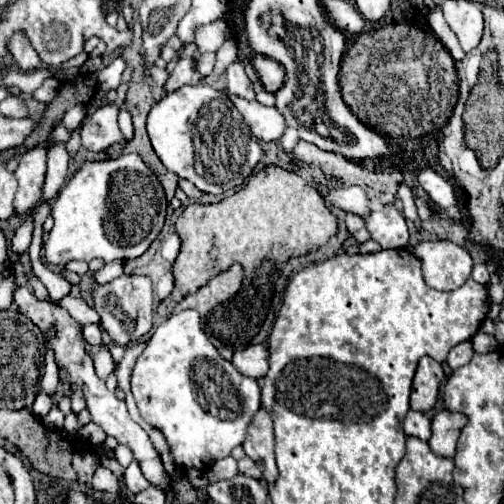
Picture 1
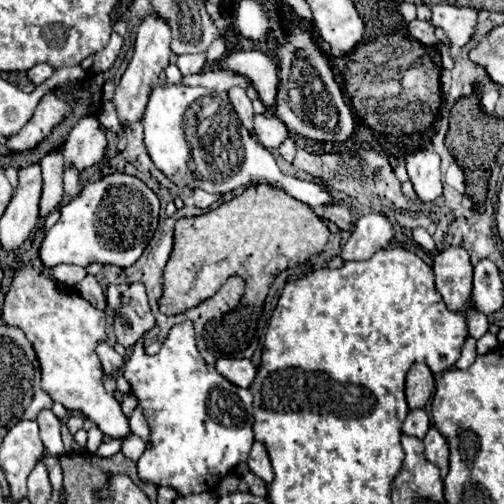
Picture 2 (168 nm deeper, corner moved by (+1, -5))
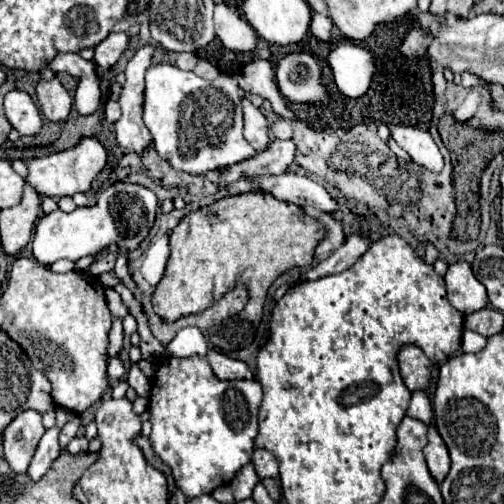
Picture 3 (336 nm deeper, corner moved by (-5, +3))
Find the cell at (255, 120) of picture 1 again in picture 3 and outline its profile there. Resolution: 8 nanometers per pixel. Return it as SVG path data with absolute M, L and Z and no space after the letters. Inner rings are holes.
M277 118L273 124L271 124L271 132L275 138L281 138L281 140L287 140L291 138L291 124L283 118Z

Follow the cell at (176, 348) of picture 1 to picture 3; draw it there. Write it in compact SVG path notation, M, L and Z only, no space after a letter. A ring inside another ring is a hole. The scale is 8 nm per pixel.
M167 356L157 364L149 394L149 422L153 424L149 440L153 452L171 468L175 484L187 498L211 494L221 484L229 484L237 470L251 460L261 398L261 384L257 380L219 380L203 356Z

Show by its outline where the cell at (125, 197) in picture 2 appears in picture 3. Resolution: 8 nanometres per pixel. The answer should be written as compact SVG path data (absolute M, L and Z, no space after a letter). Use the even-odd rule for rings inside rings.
M115 182L97 192L97 202L89 208L75 208L73 212L55 210L45 214L35 226L35 238L31 242L33 258L45 266L67 258L77 262L83 256L97 256L101 250L115 244L125 252L133 252L147 238L159 200L155 192L131 182Z

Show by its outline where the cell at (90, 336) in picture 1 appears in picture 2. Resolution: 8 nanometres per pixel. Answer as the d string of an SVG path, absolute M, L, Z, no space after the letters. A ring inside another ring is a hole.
M101 342L101 344L97 346L97 356L99 356L101 364L103 364L103 372L105 372L105 374L111 374L111 376L113 376L113 374L121 374L125 360L123 360L107 342Z

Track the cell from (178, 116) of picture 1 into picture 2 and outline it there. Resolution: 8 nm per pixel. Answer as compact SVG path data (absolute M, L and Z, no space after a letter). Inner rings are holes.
M183 84L155 86L141 122L145 128L145 146L153 164L177 186L225 194L247 184L271 184L311 208L335 202L333 196L317 182L305 182L279 170L269 150L241 124L227 92Z

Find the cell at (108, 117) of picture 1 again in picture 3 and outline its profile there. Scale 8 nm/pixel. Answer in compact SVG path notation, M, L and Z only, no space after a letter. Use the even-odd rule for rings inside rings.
M83 136L75 148L29 160L27 182L43 196L53 196L53 198L71 196L75 192L87 192L91 188L93 178L103 170L105 164L107 164L107 152L105 152L103 144L99 142L99 138Z

